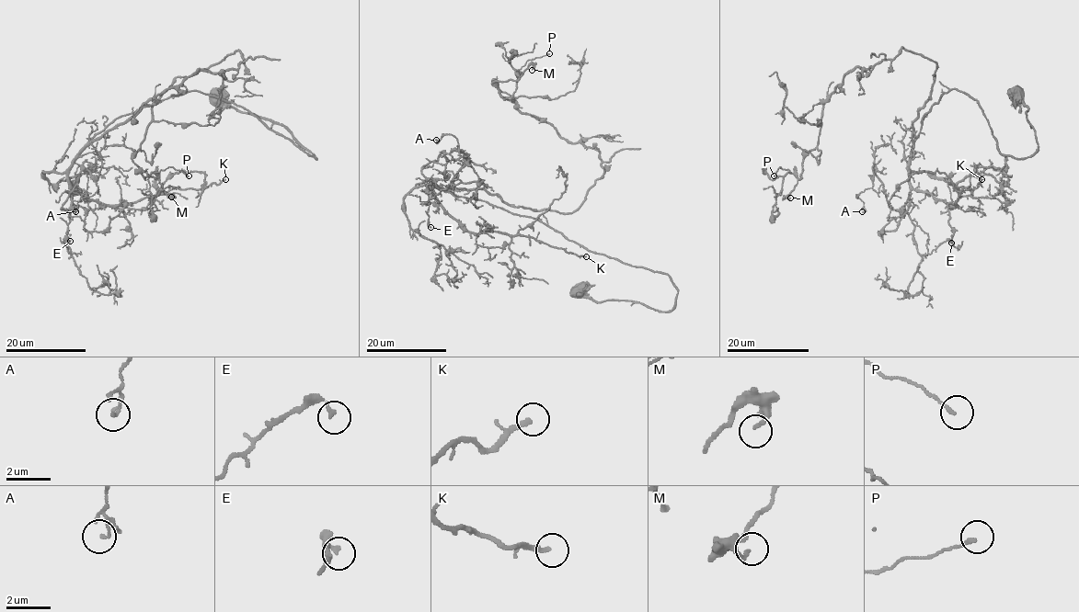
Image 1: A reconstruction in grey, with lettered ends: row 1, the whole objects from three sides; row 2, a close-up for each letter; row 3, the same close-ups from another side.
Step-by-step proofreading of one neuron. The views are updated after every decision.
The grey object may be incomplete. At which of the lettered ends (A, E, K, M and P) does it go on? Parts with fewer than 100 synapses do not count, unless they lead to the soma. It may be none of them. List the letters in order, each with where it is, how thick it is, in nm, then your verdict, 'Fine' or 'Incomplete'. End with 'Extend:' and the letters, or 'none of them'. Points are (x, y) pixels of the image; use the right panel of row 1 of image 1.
A: Place: (862, 211). Thickness 130 nm. Fine
E: Place: (951, 243). Thickness 160 nm. Fine
K: Place: (981, 179). Thickness 200 nm. Fine
M: Place: (790, 198). Thickness 190 nm. Fine
P: Place: (774, 175). Thickness 140 nm. Fine
Extend: none of them

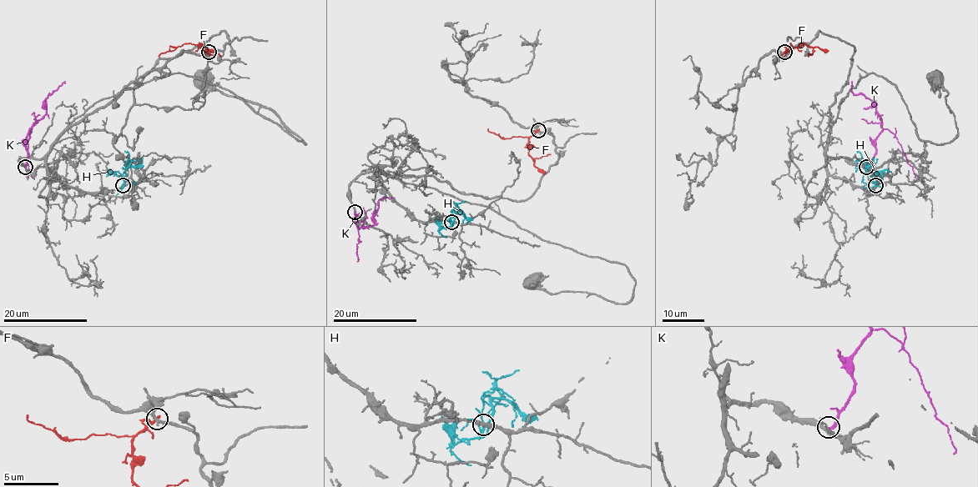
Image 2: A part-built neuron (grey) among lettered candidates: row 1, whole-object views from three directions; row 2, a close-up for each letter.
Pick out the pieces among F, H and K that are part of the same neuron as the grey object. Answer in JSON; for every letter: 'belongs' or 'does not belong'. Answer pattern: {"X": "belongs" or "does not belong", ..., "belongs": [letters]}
{"F": "does not belong", "H": "does not belong", "K": "belongs", "belongs": ["K"]}

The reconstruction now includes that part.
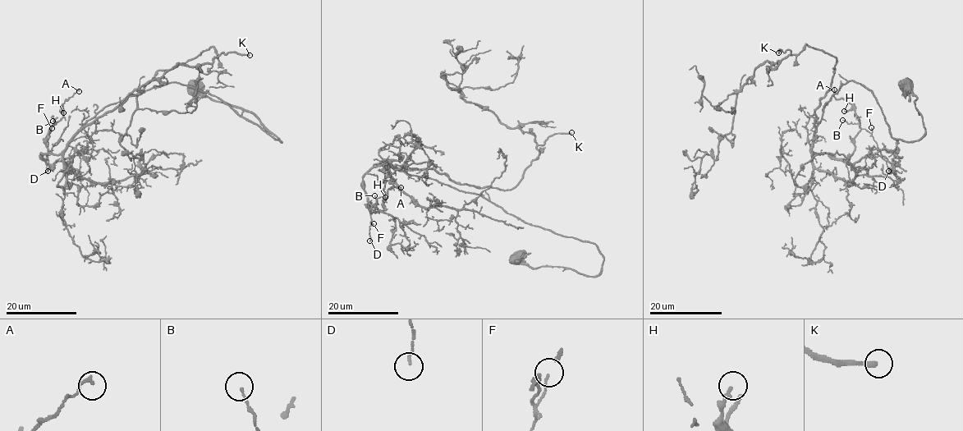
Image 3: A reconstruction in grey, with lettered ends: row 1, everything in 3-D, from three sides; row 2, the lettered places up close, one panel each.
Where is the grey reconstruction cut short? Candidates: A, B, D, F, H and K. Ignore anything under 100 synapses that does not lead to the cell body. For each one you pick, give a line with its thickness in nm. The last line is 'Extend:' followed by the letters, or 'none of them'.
K: calibre 200 nm
Extend: K

